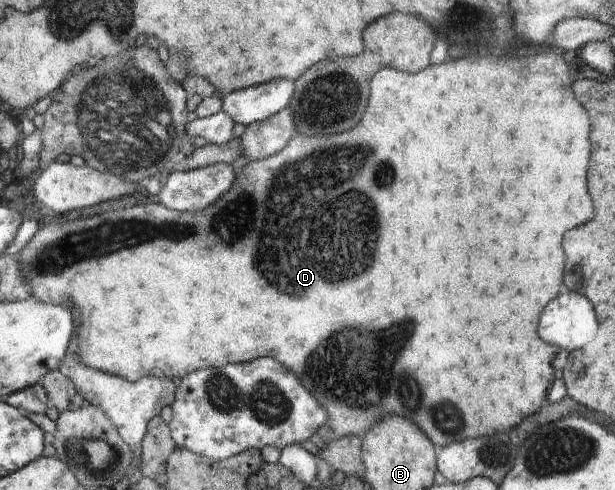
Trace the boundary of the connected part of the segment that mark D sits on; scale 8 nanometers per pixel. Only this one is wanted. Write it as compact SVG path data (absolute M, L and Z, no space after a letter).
M543 51L537 55L528 56L509 56L498 57L494 59L494 55L484 55L484 57L468 57L468 59L460 59L460 57L450 57L441 64L430 64L426 69L416 73L402 72L400 70L388 68L383 69L382 72L376 73L376 81L372 81L372 101L367 101L368 117L364 117L364 121L360 121L360 125L356 125L356 129L350 129L348 133L340 133L336 137L304 137L297 133L291 137L290 143L282 152L275 156L267 157L262 160L251 160L241 163L239 175L239 183L235 188L232 188L230 193L223 196L216 201L210 208L204 209L203 212L190 213L180 212L178 210L168 209L162 207L161 203L136 203L132 207L124 207L114 209L101 208L95 216L88 216L74 221L62 221L54 219L48 223L44 223L44 227L38 231L28 245L20 252L20 261L23 261L24 275L31 282L34 296L40 301L52 302L54 305L62 303L74 303L76 307L80 307L82 311L82 327L78 329L78 353L84 365L93 367L104 373L117 375L123 377L126 381L137 382L143 377L186 377L192 371L206 369L206 367L222 367L232 363L246 363L252 359L258 359L262 355L266 357L276 357L276 361L288 365L288 369L292 369L292 373L296 373L296 377L300 377L300 381L304 381L304 385L308 385L308 389L312 389L311 393L316 393L319 401L324 401L324 409L331 414L331 420L328 421L328 427L332 431L331 437L340 438L352 435L361 436L370 431L372 425L382 420L386 415L400 415L400 417L408 418L408 421L416 421L416 425L420 425L420 429L431 438L432 442L438 448L446 447L455 441L462 441L466 437L488 437L492 433L500 433L500 431L510 431L512 427L516 427L524 417L536 413L542 405L546 405L548 399L548 389L552 387L554 381L554 367L552 361L556 357L556 353L560 351L557 345L550 345L544 343L538 337L538 317L544 309L544 305L554 299L560 291L562 285L562 277L564 277L564 251L562 251L562 235L582 223L592 221L594 217L594 207L592 207L592 199L586 191L586 171L588 171L588 163L590 163L590 119L586 109L574 99L572 89L570 89L570 77L568 77L568 65L564 63L564 59L556 53L550 51Z

